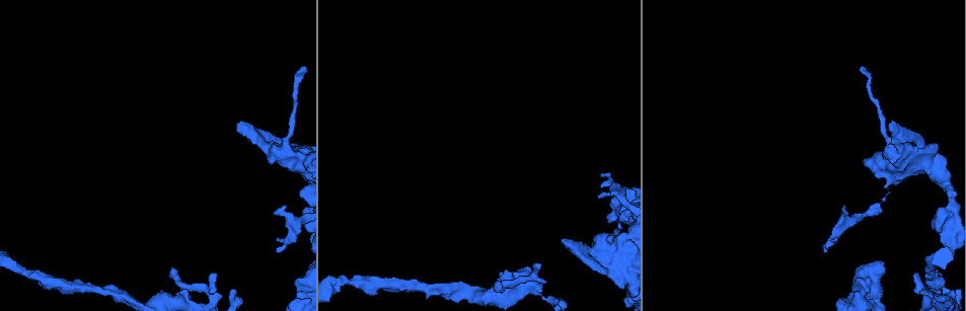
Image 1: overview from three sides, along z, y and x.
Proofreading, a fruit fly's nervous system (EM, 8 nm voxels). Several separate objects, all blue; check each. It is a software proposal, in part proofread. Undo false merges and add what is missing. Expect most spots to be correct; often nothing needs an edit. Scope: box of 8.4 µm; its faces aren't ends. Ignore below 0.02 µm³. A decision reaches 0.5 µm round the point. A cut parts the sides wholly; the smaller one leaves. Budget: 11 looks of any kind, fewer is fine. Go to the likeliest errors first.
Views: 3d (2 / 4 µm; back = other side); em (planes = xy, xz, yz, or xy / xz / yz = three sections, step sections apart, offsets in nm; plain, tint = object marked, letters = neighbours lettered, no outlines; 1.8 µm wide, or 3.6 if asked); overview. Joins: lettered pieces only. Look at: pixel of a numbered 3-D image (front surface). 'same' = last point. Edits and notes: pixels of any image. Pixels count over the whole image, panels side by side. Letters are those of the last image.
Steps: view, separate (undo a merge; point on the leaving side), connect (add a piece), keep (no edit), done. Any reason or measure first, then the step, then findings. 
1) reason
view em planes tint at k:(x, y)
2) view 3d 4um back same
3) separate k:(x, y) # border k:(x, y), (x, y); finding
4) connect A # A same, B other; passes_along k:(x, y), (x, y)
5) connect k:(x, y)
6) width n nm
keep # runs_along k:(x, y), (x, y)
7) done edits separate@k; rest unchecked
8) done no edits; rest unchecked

an open end
view em xz step 16 tint at 1:(539, 265)

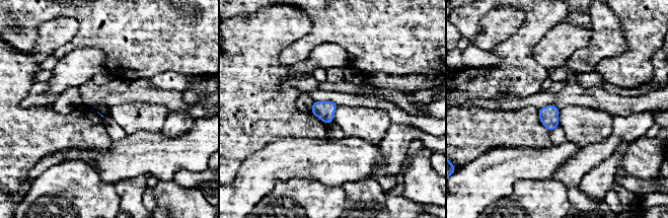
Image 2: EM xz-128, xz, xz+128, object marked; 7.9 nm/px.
another direction
view em planes letters same

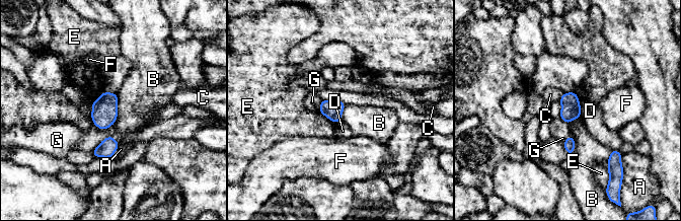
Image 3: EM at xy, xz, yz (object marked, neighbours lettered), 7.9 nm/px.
width 150 nm
keep # A other, B other, C other, D other, E other, F other, G other; border 3:(117, 93), (117, 119), (114, 123); none of them fits

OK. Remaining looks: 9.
free end
view em planes plain at 1:(845, 213)

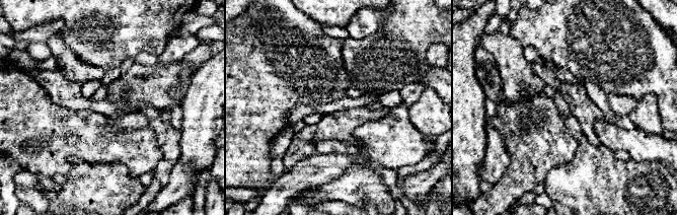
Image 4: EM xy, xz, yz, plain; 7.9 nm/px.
view em planes tint same

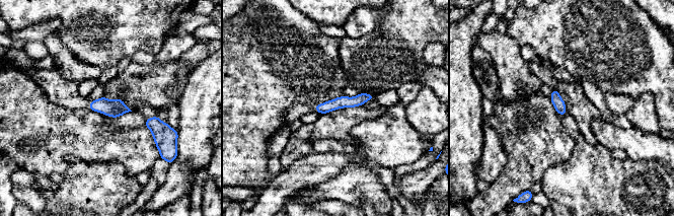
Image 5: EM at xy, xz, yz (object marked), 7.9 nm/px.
what lies round it
view em planes letters same

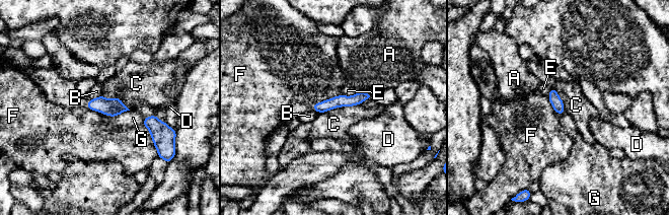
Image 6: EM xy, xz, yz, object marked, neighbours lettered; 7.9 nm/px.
keep # A other, B other, C other, D other, E other, F other, G other; runs_along 6:(367, 95), (315, 108); no lettered piece goes on from it

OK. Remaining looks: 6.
narrows sharply
view em planes letters at 1:(347, 283)

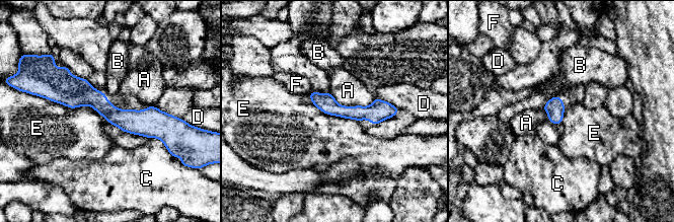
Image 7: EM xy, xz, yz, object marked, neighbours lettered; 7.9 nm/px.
width 150 nm
keep # A other, B other, C other, D other, E other, F other; border 7:(40, 95), (90, 105), (109, 123); continuous, no second neuron

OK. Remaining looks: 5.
calibre changes
view 3d 4um at 1:(618, 253)

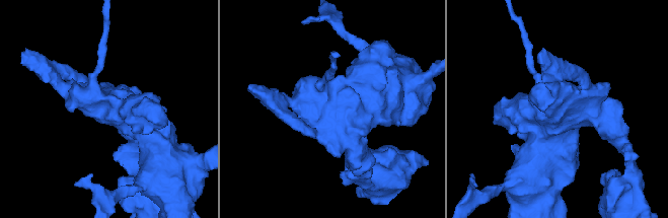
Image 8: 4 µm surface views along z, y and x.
view em 3.6um planes plain at 8:(103, 101)

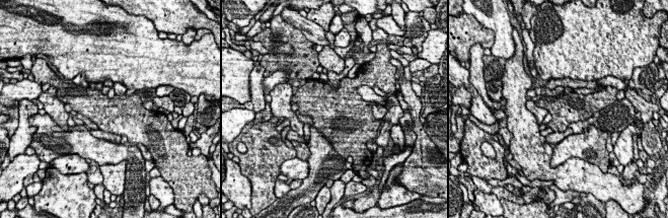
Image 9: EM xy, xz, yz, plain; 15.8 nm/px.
what lies round it
view em 3.6um planes letters same

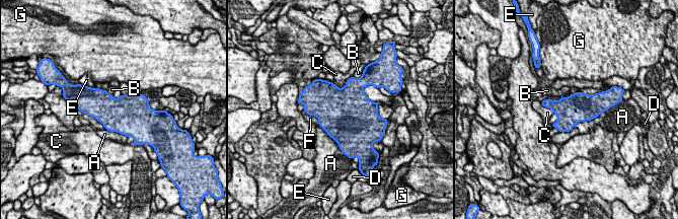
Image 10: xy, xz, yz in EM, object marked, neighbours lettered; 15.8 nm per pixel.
keep # A other, B other, C other, D other, E other, F other, G other; border 10:(579, 90), (571, 94); all the same neuron

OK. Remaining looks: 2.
done no edits; rest unchecked

